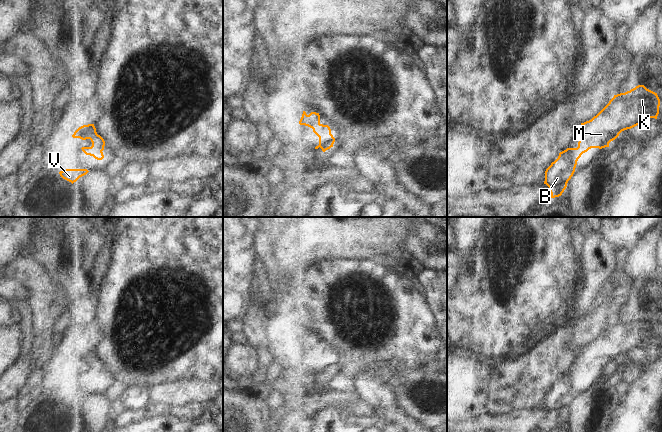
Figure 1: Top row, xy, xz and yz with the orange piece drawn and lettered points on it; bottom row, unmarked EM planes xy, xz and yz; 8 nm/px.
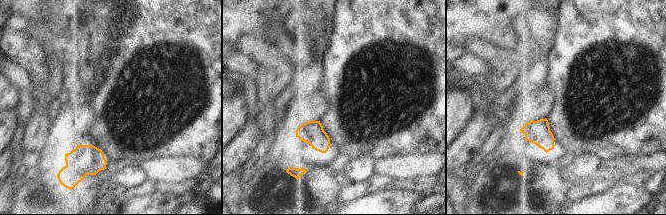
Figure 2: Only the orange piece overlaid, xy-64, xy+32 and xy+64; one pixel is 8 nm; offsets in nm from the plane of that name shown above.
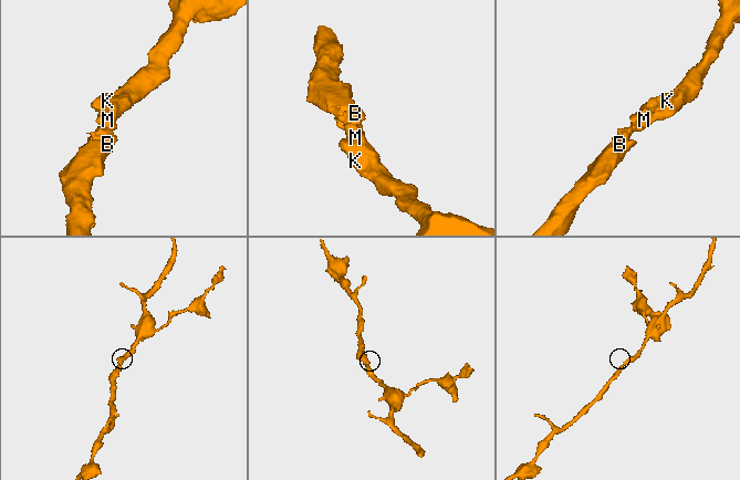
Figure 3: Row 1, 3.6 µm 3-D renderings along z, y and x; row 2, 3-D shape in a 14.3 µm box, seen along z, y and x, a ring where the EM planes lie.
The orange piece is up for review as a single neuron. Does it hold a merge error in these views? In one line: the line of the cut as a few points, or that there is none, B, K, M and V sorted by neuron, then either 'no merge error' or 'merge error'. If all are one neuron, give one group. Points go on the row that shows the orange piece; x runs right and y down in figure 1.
no cut | B K M V | no merge error

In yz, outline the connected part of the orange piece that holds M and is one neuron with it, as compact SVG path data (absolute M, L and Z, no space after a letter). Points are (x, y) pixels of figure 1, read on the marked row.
M638 85L625 93L614 95L609 103L591 120L581 123L579 126L579 142L577 148L567 148L559 153L558 158L551 163L545 171L545 181L549 187L551 198L562 195L568 181L575 172L578 159L591 148L609 147L609 143L615 140L619 134L631 129L648 118L655 118L659 114L660 99L657 93L647 89L644 85Z

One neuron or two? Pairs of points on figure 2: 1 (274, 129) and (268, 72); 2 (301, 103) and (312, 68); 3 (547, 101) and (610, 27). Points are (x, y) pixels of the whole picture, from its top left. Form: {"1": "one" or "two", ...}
{"1": "one", "2": "one", "3": "two"}

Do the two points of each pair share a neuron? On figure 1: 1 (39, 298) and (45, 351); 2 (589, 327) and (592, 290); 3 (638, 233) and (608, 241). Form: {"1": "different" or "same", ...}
{"1": "same", "2": "same", "3": "same"}

